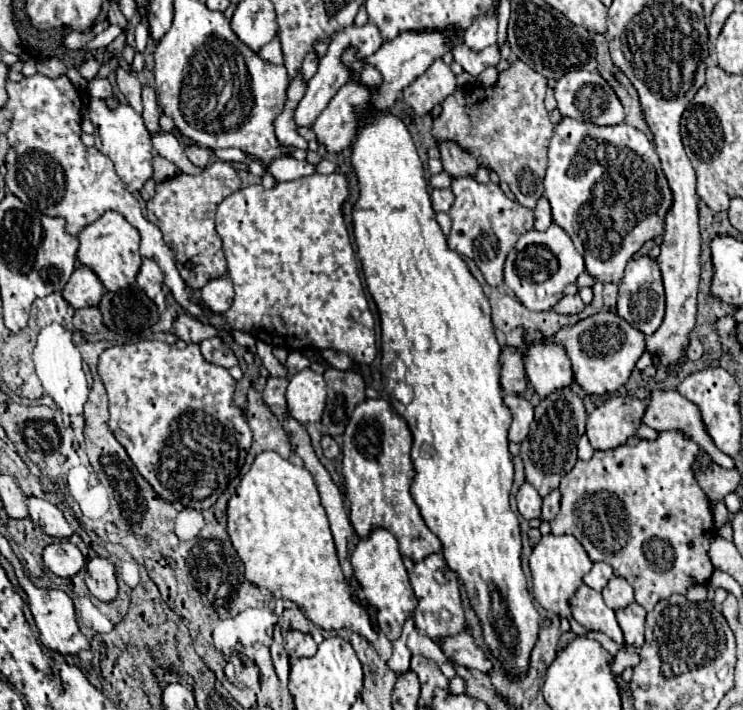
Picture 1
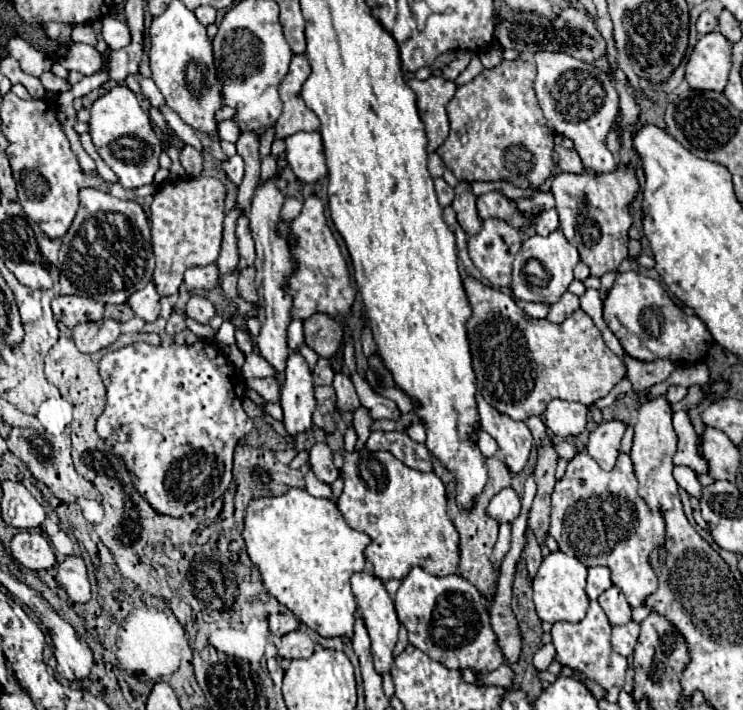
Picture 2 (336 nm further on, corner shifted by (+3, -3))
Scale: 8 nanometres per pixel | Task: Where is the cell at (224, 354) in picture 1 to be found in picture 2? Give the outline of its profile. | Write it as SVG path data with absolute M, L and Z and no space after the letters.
M202 294L190 296L190 300L186 304L186 316L194 318L198 324L208 324L210 318L214 318L214 314L216 314L216 310L208 302L206 296L202 296Z

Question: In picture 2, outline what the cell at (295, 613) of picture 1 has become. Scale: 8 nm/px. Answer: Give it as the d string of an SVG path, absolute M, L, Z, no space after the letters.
M274 612L268 616L272 636L284 636L298 628L298 620L292 612Z

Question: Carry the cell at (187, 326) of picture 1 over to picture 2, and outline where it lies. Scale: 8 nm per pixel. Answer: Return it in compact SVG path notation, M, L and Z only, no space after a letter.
M172 312L172 316L168 318L168 324L166 324L168 336L174 336L174 334L178 334L182 330L186 330L186 316Z

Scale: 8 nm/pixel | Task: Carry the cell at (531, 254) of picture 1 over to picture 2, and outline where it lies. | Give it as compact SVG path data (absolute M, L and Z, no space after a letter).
M554 230L548 236L530 236L522 244L522 254L524 262L518 262L518 266L512 270L512 294L518 300L524 302L544 302L544 304L554 304L558 298L566 292L570 282L574 280L572 270L580 262L578 250L568 244L564 234L560 230Z

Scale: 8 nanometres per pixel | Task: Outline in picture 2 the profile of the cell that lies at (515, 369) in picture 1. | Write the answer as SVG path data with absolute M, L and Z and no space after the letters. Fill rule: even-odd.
M466 278L464 288L472 306L468 338L478 390L490 406L510 418L526 420L540 416L552 398L592 406L626 376L622 360L604 344L602 332L582 310L576 310L560 324L552 324L524 316L524 310L516 306L514 298L474 278ZM524 342L534 362L526 362Z

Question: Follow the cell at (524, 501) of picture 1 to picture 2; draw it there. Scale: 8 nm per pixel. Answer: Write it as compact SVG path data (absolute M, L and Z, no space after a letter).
M514 488L500 490L488 506L488 514L498 522L514 522L520 516L520 496Z

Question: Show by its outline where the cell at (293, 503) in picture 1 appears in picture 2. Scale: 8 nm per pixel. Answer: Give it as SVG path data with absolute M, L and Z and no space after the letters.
M288 488L282 496L252 498L246 508L244 532L246 552L252 564L260 570L264 588L286 608L290 608L300 622L320 636L352 636L356 600L350 590L350 576L364 570L364 548L370 538L358 530L352 530L338 506L326 498L314 498L304 488Z

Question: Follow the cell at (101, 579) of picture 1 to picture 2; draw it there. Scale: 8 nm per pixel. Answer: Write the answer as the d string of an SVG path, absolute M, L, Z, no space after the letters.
M68 556L62 564L58 564L58 582L66 588L74 602L88 602L92 598L88 570L80 556Z

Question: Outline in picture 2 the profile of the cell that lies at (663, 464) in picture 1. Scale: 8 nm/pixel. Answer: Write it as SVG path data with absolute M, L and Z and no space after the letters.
M586 452L576 454L566 468L566 474L552 492L552 524L550 536L558 542L560 550L566 554L576 556L586 566L606 566L612 572L612 582L626 594L626 600L632 608L644 606L646 598L658 590L656 570L652 570L650 556L656 548L664 546L664 516L660 510L652 510L638 494L638 482L634 476L634 466L630 454L620 454L616 466L606 472L602 470L596 460L592 460Z

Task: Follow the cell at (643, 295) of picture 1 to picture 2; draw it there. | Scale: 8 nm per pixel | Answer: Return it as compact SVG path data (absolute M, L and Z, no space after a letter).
M634 270L616 274L614 286L604 300L604 320L620 340L624 352L638 360L670 358L678 364L696 364L706 358L712 344L712 336L700 318L686 316L658 280Z

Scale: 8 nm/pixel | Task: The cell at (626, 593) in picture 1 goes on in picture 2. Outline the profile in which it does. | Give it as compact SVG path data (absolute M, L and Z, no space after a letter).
M610 586L604 594L600 594L598 602L604 608L610 624L626 624L632 620L632 608L628 606L620 588Z

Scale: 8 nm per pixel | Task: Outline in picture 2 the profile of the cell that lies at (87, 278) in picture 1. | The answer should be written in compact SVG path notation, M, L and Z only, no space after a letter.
M58 296L52 300L52 312L54 312L56 320L60 320L64 326L72 328L78 322L102 320L104 304L96 302L92 298L82 298L82 296Z

